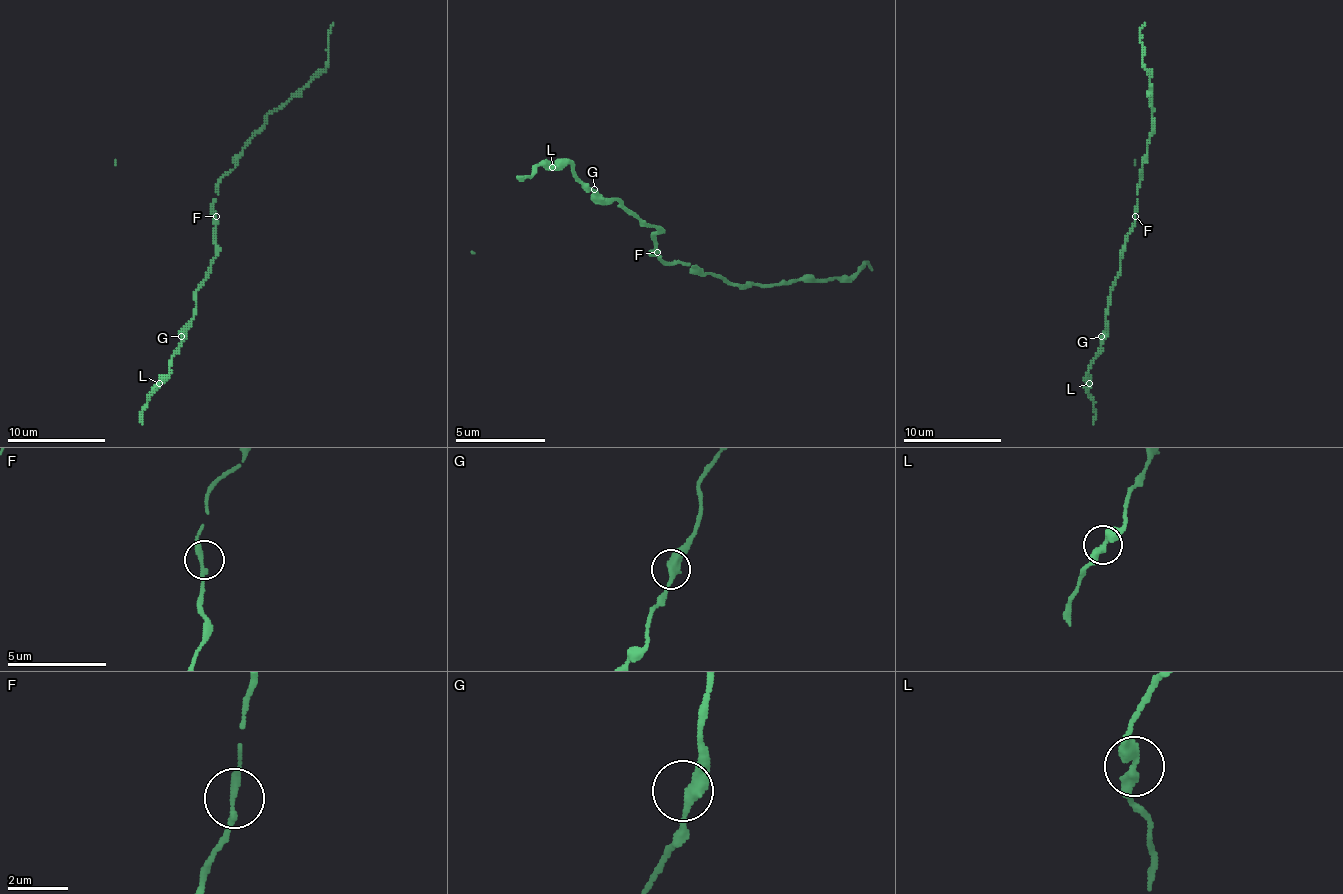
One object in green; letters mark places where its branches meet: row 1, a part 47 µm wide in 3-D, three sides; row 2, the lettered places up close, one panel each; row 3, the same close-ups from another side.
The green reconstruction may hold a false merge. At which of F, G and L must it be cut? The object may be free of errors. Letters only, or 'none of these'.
L

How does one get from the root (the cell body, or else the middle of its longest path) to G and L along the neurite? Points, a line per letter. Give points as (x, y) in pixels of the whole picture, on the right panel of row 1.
G: (1135, 216), (1132, 231), (1125, 241), (1120, 272), (1110, 292), (1105, 331), (1101, 336)
L: (1135, 216), (1132, 231), (1125, 241), (1120, 272), (1110, 292), (1105, 338), (1088, 370), (1088, 383)

